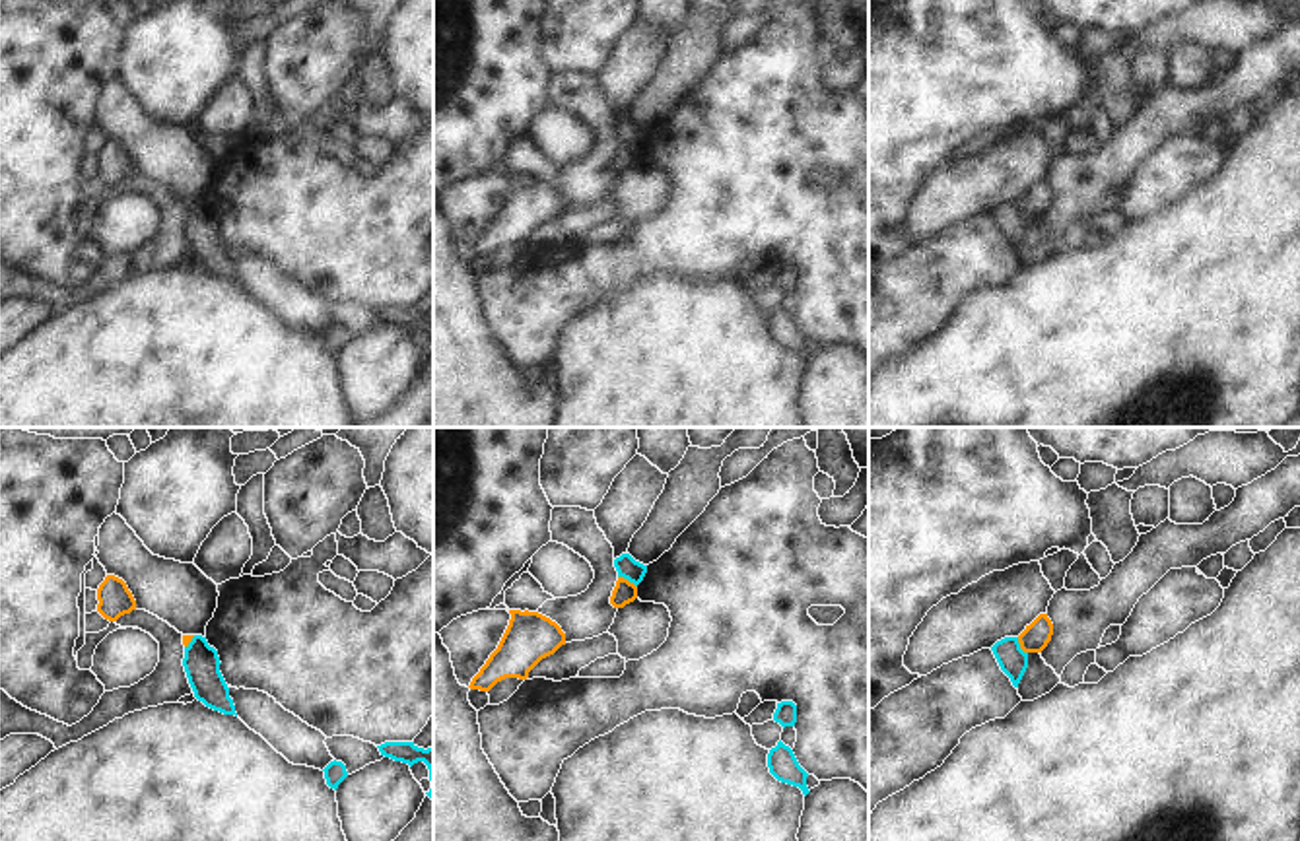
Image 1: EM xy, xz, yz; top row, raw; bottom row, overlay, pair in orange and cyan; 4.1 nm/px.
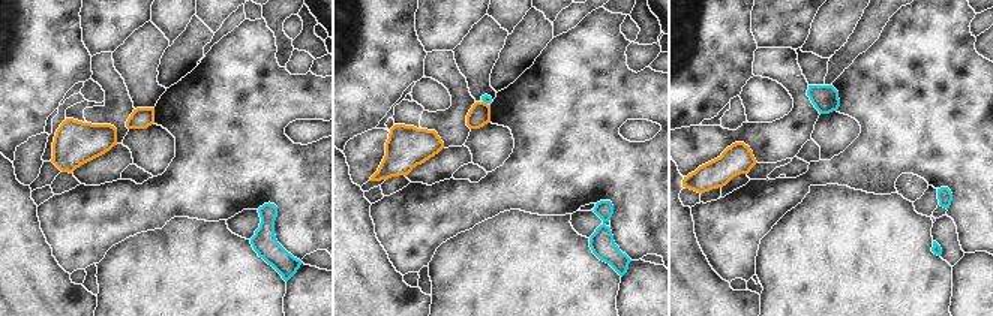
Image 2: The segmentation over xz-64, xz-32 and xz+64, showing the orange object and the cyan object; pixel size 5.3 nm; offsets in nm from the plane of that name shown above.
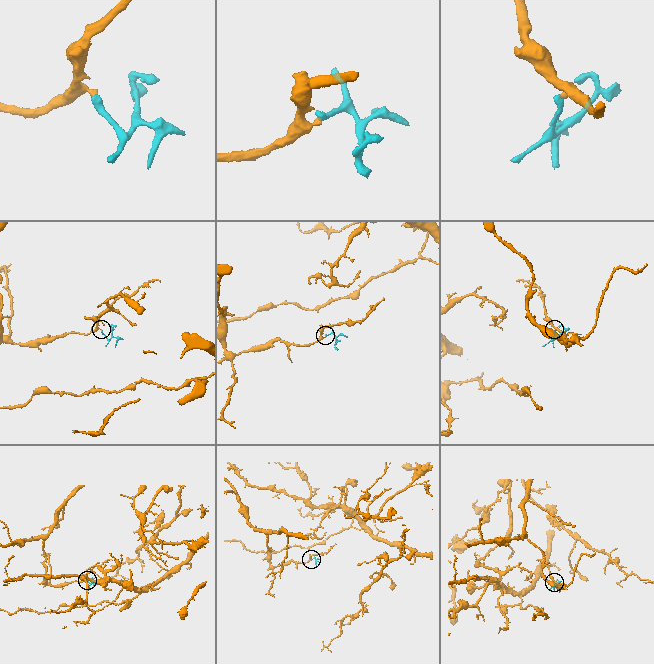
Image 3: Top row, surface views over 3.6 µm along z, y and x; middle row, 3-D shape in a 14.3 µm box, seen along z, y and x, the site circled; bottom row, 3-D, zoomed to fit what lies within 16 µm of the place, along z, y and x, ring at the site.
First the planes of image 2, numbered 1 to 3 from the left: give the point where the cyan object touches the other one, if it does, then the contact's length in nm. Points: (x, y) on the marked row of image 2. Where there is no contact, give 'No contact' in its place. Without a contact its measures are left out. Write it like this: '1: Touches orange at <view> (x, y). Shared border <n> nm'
1: No contact
2: Touches orange at xz-32 (483, 102). Shared border 30 nm
3: No contact

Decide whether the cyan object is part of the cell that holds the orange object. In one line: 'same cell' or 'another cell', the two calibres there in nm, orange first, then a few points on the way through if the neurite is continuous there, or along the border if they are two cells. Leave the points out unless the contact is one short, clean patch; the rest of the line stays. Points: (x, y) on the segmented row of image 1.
another cell | 90/90 nm | along xz (618, 575), (636, 587)

